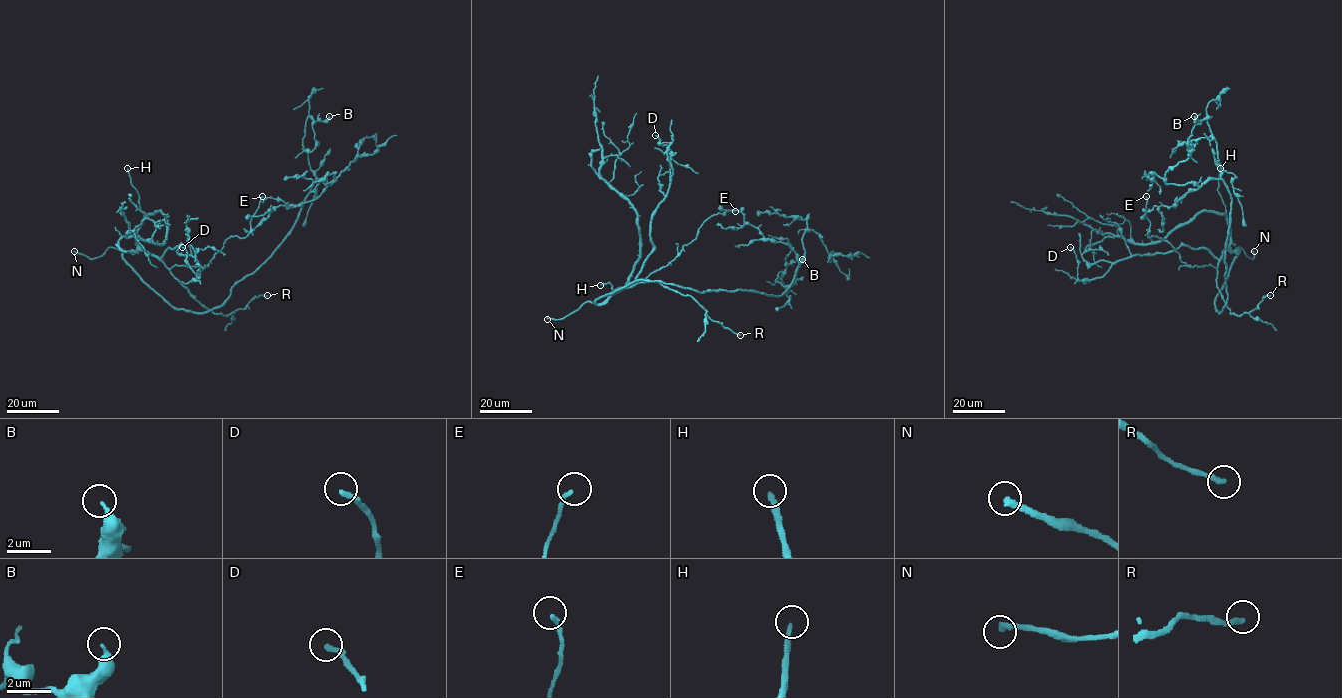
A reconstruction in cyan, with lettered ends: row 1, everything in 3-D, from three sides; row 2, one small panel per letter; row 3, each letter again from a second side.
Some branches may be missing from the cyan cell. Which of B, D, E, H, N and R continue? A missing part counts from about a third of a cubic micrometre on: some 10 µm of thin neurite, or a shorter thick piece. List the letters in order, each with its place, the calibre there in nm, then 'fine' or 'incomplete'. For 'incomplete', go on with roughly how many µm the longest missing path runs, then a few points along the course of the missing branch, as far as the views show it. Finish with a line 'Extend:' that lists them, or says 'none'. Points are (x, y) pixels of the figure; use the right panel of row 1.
B: at (1194, 116); 280 nm thick; fine
D: at (1070, 247); 220 nm thick; fine
E: at (1146, 196); 170 nm thick; fine
H: at (1220, 168); 220 nm thick; incomplete; about 10 µm are missing
N: at (1254, 251); 280 nm thick; incomplete; about 20 µm are missing
R: at (1270, 295); 240 nm thick; incomplete; about 10 µm are missing
Extend: H, N, R

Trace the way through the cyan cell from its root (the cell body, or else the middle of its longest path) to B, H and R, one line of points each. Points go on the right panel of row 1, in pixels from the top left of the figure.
B: (1215, 306), (1220, 313), (1227, 298), (1231, 195), (1220, 177), (1207, 116), (1200, 121), (1194, 116)
H: (1215, 306), (1215, 298), (1239, 252), (1231, 249), (1230, 227), (1217, 190), (1220, 168)
R: (1215, 306), (1215, 298), (1239, 252), (1225, 250), (1218, 264), (1216, 287), (1230, 313), (1249, 313), (1270, 295)

